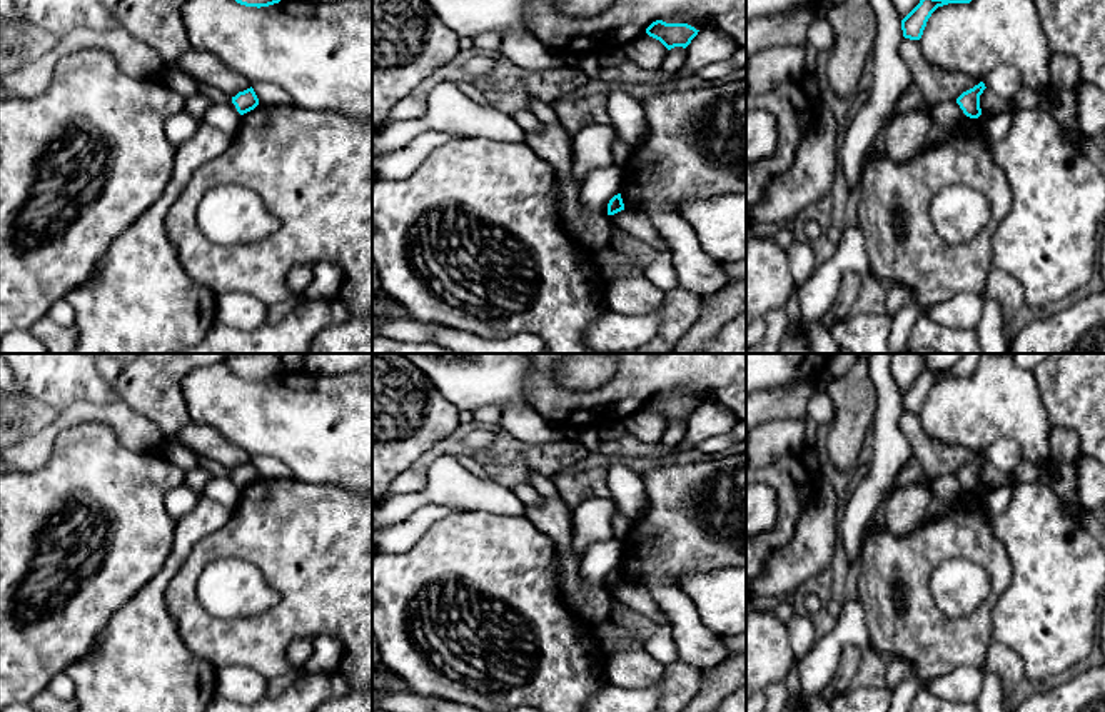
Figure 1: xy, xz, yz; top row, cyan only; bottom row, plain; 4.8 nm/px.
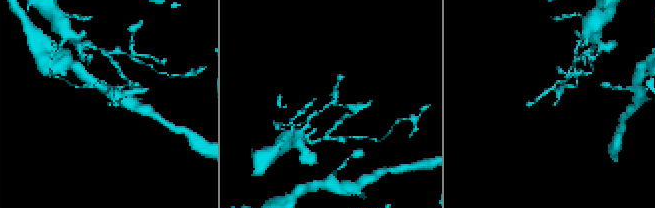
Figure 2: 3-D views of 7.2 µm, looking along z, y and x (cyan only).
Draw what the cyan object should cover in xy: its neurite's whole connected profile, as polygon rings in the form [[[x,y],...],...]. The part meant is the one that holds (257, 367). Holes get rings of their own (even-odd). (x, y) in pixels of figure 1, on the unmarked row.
[[[225,353],[224,362],[245,380],[269,380],[285,372],[279,353]]]

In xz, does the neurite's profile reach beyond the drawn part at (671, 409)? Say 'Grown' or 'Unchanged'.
Unchanged

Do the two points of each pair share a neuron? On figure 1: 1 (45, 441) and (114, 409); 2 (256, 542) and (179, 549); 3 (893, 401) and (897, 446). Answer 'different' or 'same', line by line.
1: same
2: different
3: same

